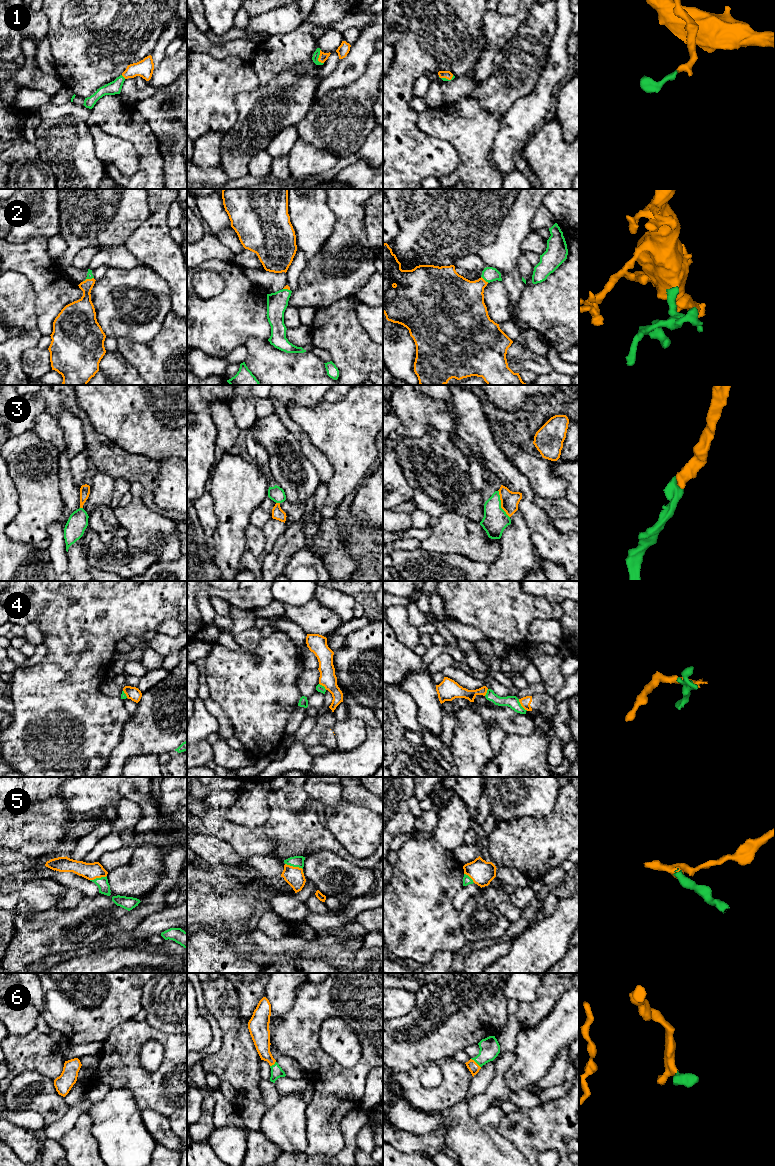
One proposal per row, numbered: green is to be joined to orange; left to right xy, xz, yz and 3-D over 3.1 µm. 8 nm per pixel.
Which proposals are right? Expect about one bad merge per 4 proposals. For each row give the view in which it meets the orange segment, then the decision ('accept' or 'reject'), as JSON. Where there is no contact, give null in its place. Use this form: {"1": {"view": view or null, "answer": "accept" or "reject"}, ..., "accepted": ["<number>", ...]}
{"1": {"view": "xz", "answer": "accept"}, "2": {"view": "yz", "answer": "accept"}, "3": {"view": "yz", "answer": "accept"}, "4": {"view": "yz", "answer": "reject"}, "5": {"view": "xz", "answer": "accept"}, "6": {"view": "yz", "answer": "accept"}, "accepted": ["1", "2", "3", "5", "6"]}

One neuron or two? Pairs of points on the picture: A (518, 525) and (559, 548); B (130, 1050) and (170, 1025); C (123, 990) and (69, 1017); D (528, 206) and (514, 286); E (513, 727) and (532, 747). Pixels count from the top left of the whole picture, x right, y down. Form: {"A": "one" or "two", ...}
{"A": "two", "B": "two", "C": "one", "D": "one", "E": "two"}

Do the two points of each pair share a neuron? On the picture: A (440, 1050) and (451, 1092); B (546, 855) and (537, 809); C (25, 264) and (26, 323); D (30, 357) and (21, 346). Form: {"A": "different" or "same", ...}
{"A": "different", "B": "different", "C": "different", "D": "different"}

